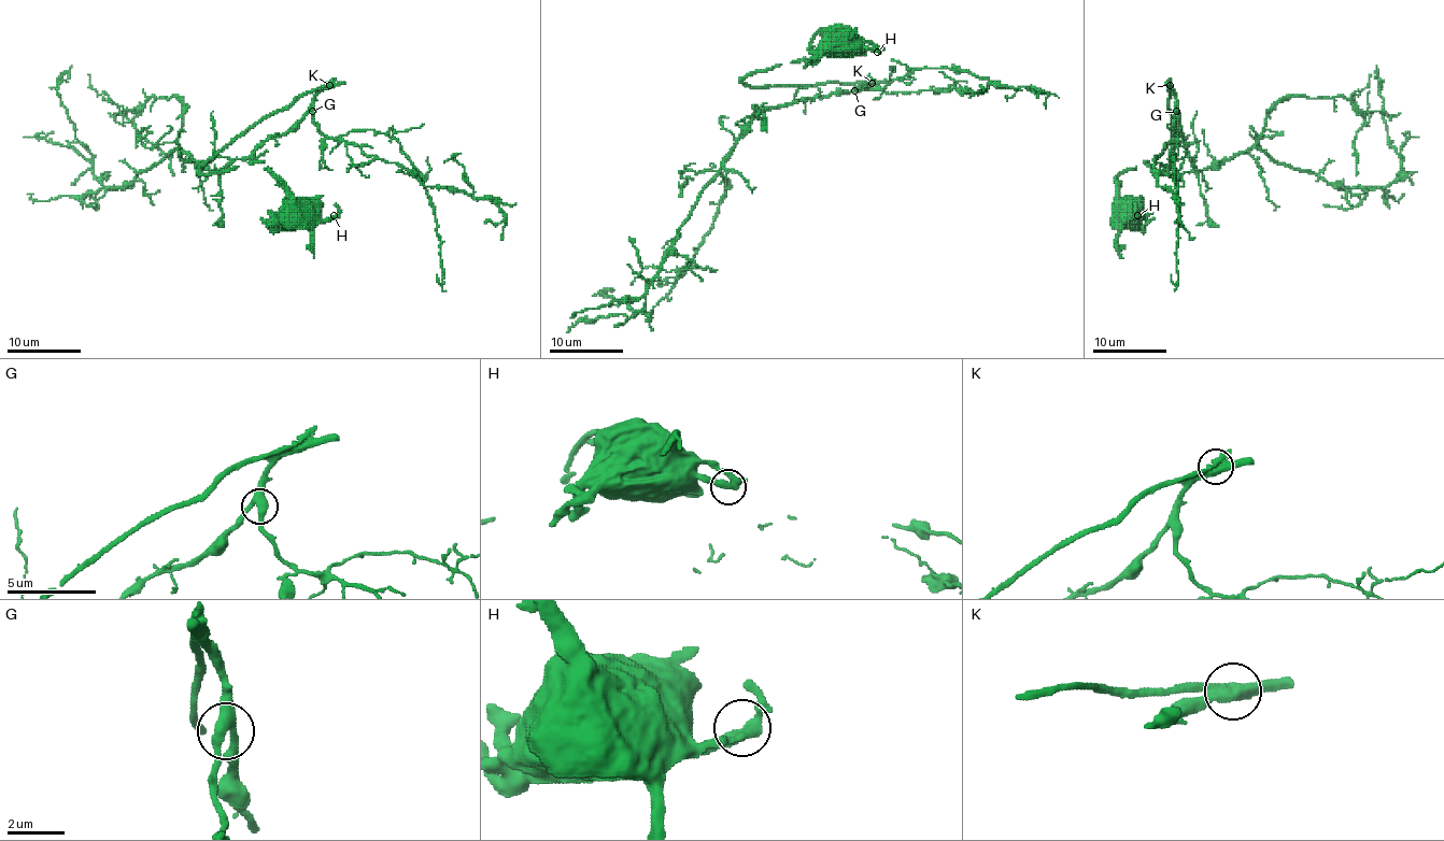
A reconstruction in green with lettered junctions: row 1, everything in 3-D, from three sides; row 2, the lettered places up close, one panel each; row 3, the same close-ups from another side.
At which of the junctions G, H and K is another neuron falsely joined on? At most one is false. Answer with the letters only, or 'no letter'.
K

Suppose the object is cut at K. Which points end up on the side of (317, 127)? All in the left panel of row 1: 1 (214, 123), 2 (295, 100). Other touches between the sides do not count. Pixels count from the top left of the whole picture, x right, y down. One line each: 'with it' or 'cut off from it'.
1: with it
2: cut off from it

